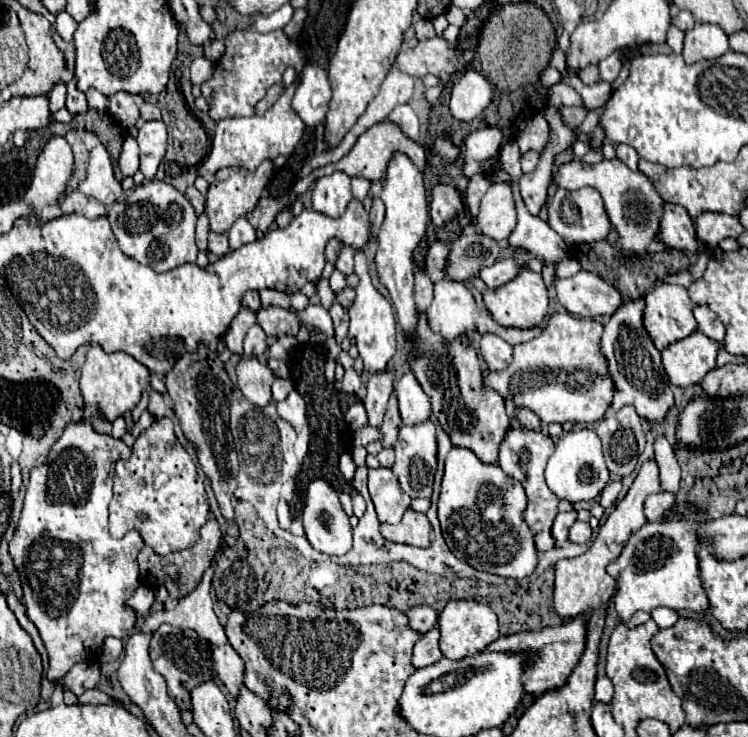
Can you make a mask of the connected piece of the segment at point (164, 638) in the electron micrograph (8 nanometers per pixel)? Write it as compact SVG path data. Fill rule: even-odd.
M162 625L154 635L152 635L152 643L150 643L150 659L154 663L154 669L166 679L166 685L168 685L168 695L176 701L176 705L180 709L188 709L192 711L190 707L190 691L202 683L208 683L208 681L214 681L216 673L214 673L214 661L212 661L212 649L210 649L210 643L206 639L202 639L196 631L190 631L190 629L178 629L178 627L172 627L172 625Z

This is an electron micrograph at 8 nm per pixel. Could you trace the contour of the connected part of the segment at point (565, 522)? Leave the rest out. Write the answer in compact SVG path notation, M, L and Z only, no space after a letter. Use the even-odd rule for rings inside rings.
M568 511L568 513L558 513L556 519L554 519L554 525L552 525L552 535L558 539L558 541L564 541L568 539L568 527L576 521L576 511Z

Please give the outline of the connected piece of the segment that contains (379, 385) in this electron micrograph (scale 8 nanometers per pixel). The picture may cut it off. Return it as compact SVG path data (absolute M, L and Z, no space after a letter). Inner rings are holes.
M392 369L378 371L370 377L368 395L366 395L364 405L368 411L368 423L372 427L380 427L392 391L394 391L394 371Z

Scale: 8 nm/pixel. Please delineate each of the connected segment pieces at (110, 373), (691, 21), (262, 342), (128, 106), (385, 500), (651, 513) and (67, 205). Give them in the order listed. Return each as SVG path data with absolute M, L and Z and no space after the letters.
M98 343L90 345L86 363L82 367L80 389L84 395L84 403L102 407L104 417L108 421L114 421L118 415L124 415L126 411L130 411L138 405L140 395L146 387L146 381L150 385L150 371L142 363L138 363L134 357L130 357L126 353L104 353Z
M680 11L674 19L672 19L672 25L676 25L680 31L688 31L696 25L696 19L690 11Z
M256 323L254 327L250 327L246 339L244 339L244 357L258 357L266 351L266 333L264 329Z
M116 93L110 97L110 115L116 123L120 123L126 129L132 129L140 117L134 97L130 93Z
M368 469L368 493L382 523L400 523L404 511L410 507L410 497L400 489L392 469Z
M656 493L656 495L650 495L646 499L646 517L648 521L662 521L664 519L664 513L674 505L676 501L676 495L674 493Z
M78 190L74 191L72 195L68 195L68 197L63 197L60 209L63 214L68 215L75 211L80 215L84 215L84 217L88 217L88 219L96 219L96 217L106 215L106 207L102 203L82 195Z

